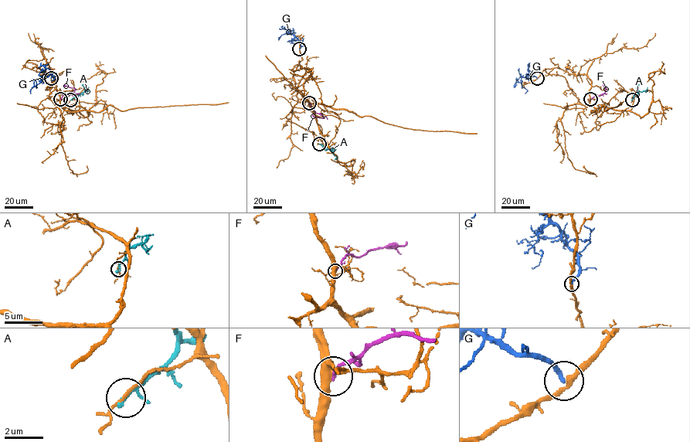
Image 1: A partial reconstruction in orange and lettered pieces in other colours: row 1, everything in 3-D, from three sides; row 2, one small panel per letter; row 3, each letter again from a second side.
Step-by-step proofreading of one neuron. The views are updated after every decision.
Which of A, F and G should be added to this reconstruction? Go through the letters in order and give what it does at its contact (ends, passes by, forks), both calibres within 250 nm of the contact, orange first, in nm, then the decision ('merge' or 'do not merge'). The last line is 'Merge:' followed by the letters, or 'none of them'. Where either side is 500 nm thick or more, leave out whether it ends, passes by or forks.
A: it passes by; 120 nm thick on the orange side, 190 nm on the other; do not merge
F: it ends there; 400 nm thick on the orange side, 170 nm on the other; do not merge
G: it ends there; 240 nm thick on the orange side, 240 nm on the other; do not merge
Merge: none of them

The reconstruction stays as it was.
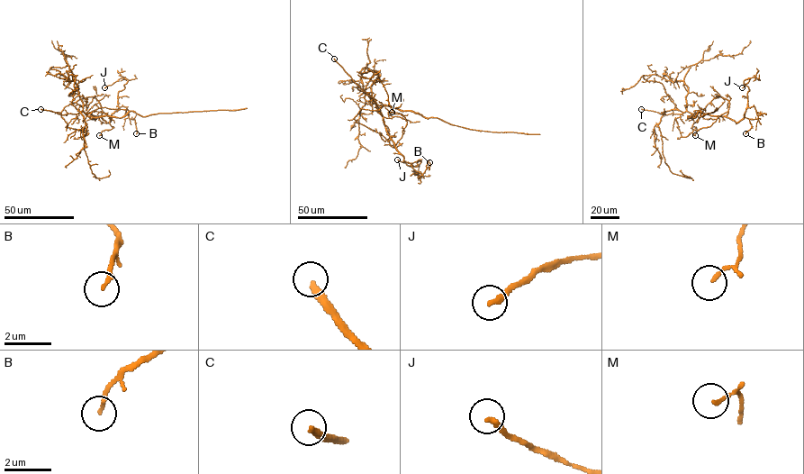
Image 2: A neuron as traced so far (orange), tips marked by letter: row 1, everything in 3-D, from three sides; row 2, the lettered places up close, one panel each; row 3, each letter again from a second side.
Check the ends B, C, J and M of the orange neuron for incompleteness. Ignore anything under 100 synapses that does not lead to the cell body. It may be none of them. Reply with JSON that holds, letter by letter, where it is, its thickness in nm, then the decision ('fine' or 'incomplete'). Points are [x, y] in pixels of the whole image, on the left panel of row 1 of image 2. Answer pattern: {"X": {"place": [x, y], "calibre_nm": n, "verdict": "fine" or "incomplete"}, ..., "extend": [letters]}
{"B": {"place": [136, 133], "calibre_nm": 160, "verdict": "fine"}, "C": {"place": [40, 109], "calibre_nm": 280, "verdict": "incomplete"}, "J": {"place": [104, 87], "calibre_nm": 240, "verdict": "fine"}, "M": {"place": [99, 135], "calibre_nm": 150, "verdict": "fine"}, "extend": ["C"]}

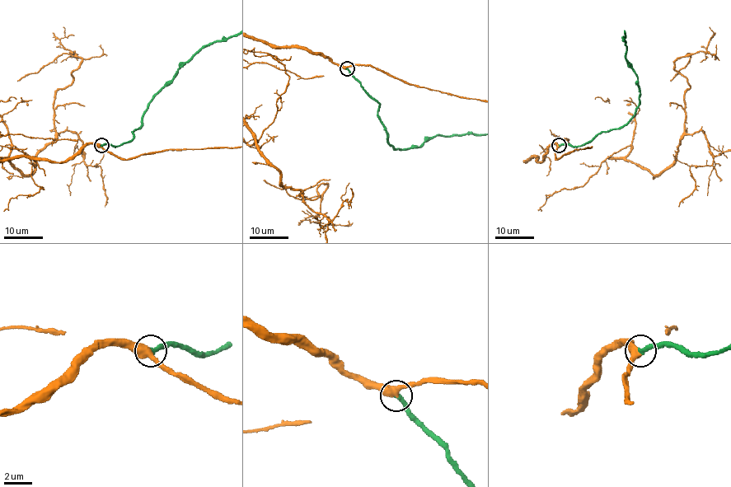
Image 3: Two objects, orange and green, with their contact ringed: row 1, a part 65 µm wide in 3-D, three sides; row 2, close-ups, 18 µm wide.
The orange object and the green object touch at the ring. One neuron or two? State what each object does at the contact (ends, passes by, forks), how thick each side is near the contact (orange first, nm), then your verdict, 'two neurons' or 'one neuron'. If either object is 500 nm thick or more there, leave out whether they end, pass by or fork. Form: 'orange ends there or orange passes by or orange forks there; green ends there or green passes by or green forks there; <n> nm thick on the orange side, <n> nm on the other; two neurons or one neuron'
orange passes by; green ends there; 480 nm thick on the orange side, 360 nm on the other; one neuron

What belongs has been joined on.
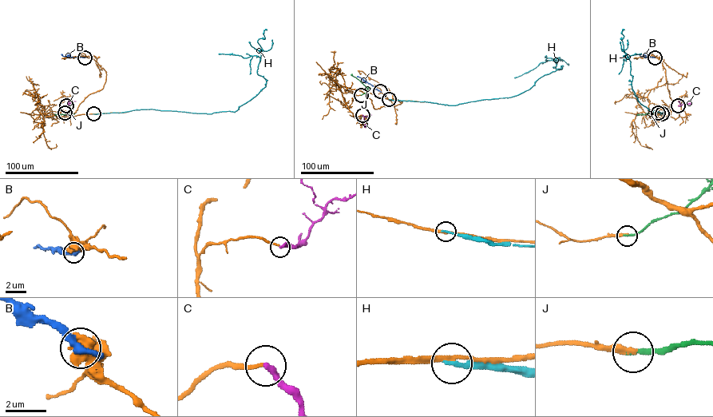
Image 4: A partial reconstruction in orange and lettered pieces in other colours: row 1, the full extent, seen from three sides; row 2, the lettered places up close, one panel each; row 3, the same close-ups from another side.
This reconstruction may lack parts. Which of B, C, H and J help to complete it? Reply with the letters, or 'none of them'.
J

